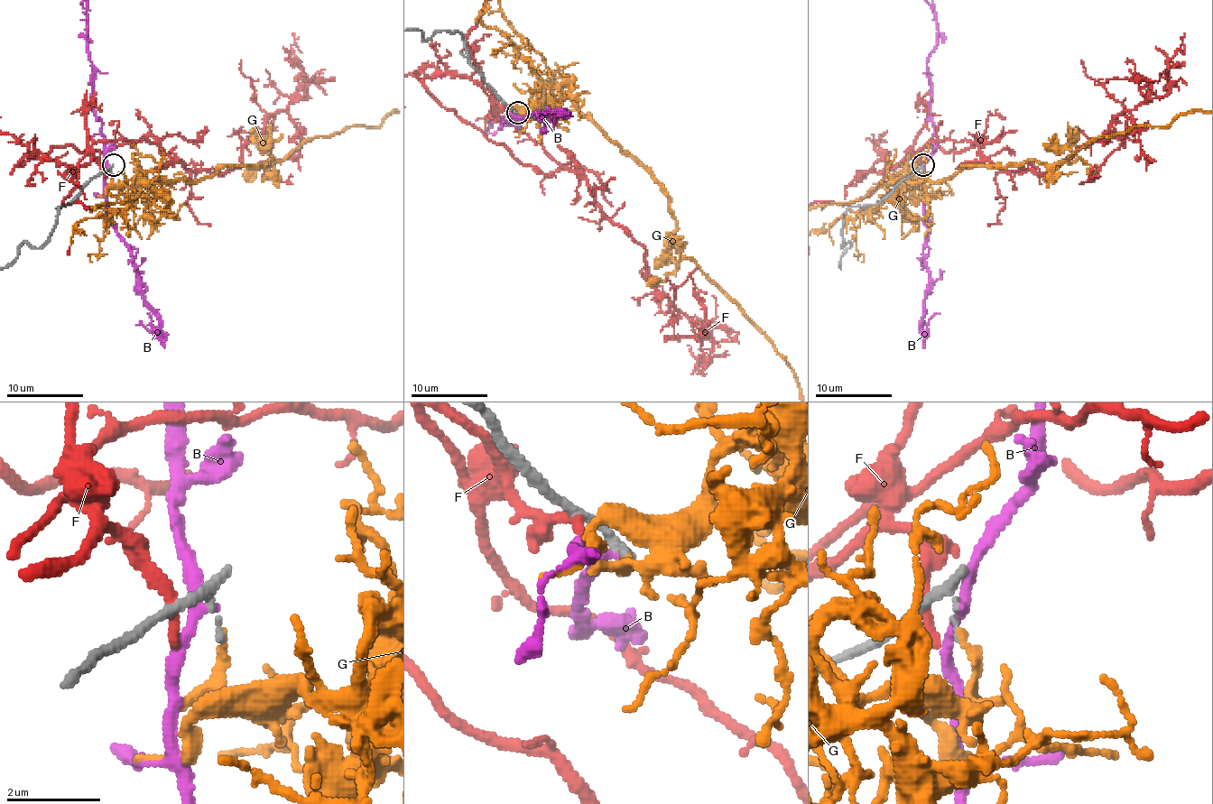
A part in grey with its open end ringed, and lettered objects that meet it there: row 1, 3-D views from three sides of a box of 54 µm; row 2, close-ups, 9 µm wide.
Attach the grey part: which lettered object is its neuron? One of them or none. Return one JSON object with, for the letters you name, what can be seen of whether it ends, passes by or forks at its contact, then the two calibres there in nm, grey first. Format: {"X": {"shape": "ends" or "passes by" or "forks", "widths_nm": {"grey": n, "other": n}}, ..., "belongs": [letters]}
{"belongs": []}

